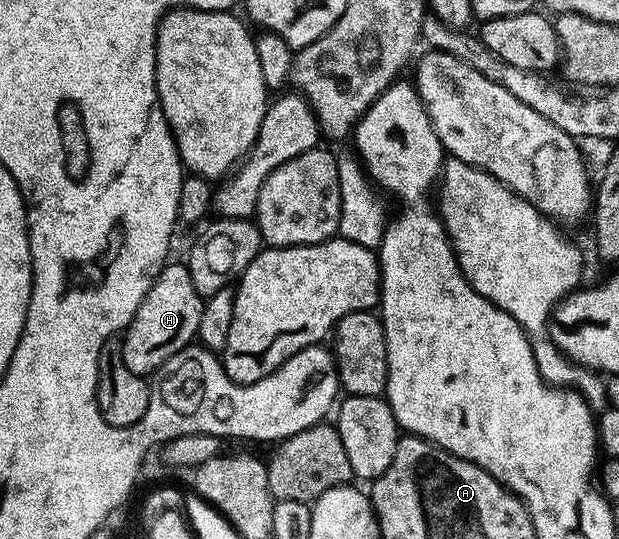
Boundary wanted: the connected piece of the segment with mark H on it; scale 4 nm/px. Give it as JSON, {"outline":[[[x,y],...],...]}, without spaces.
{"outline":[[[170,261],[123,331],[120,339],[123,364],[136,374],[152,375],[164,362],[171,360],[175,352],[184,350],[196,339],[202,305],[203,295],[195,288],[188,265],[184,261]]]}

